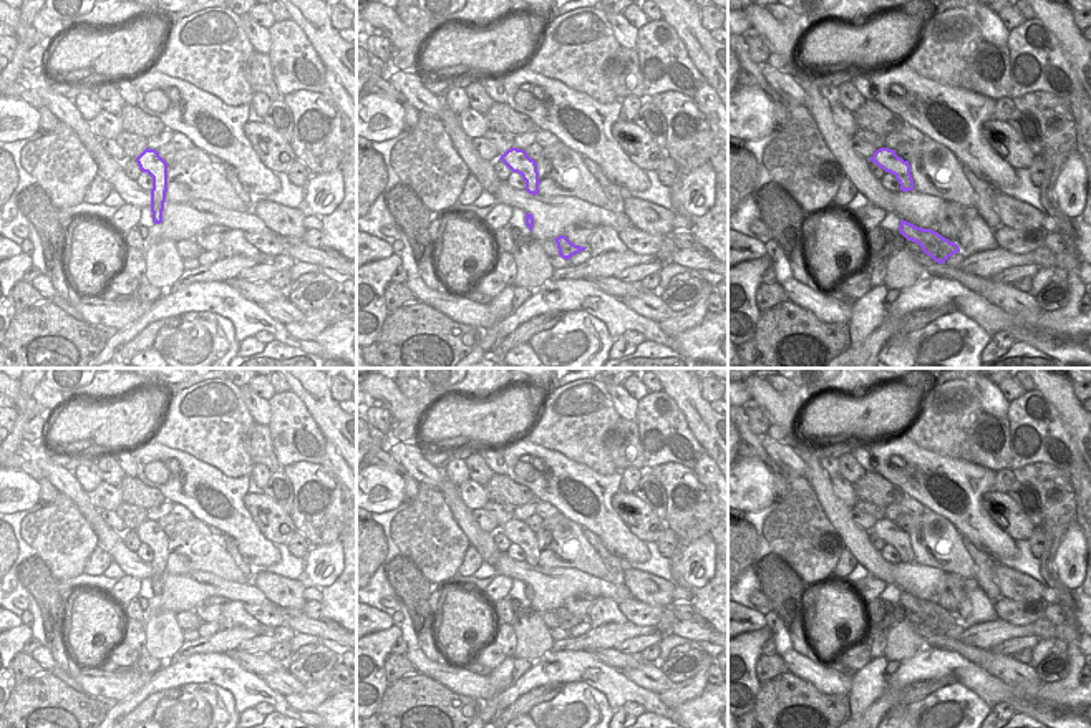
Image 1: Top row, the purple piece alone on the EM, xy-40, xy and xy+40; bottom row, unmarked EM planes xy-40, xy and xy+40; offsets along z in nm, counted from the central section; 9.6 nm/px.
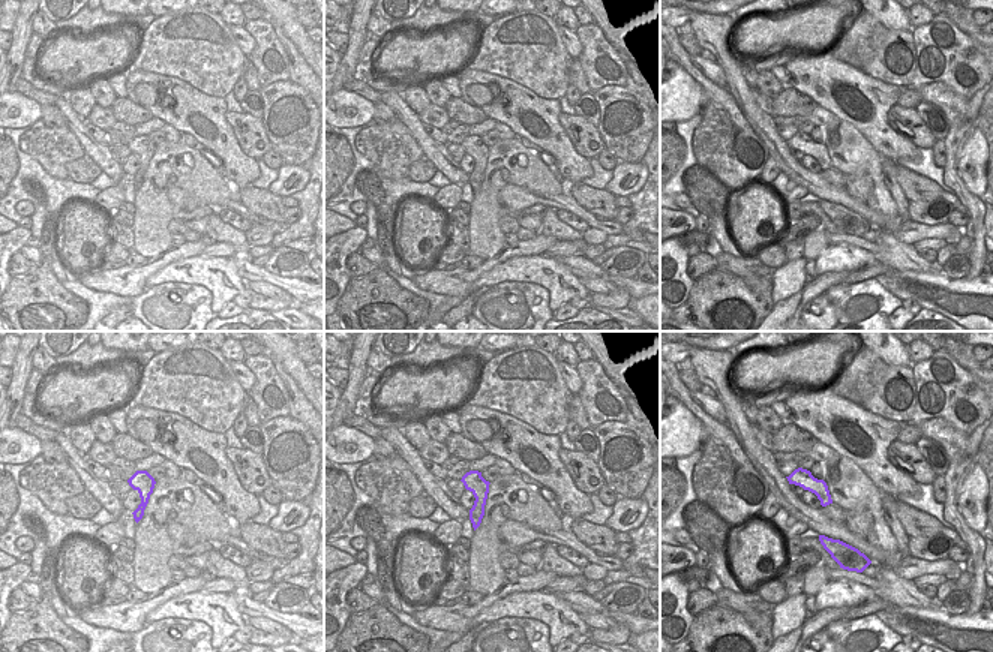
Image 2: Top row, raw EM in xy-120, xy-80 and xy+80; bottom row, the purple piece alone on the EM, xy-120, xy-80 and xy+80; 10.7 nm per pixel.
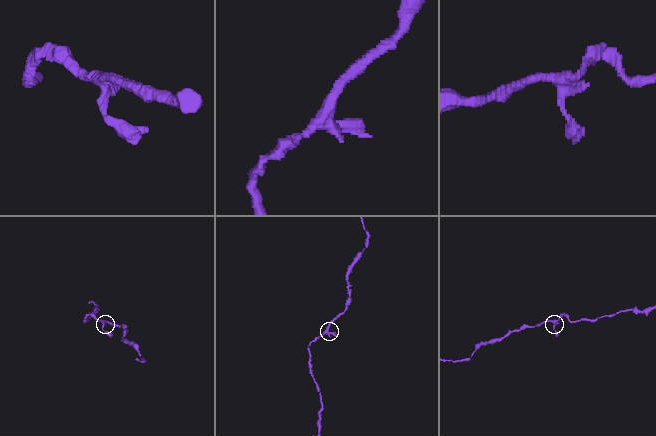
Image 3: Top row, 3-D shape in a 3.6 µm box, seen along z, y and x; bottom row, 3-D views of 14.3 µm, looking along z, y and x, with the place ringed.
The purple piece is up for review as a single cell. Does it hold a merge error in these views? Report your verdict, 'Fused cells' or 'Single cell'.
Single cell.

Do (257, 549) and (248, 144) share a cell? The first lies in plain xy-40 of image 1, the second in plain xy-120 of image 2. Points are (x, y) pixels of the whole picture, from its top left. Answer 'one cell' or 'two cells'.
two cells

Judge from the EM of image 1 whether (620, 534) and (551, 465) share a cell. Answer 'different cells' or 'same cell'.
same cell

